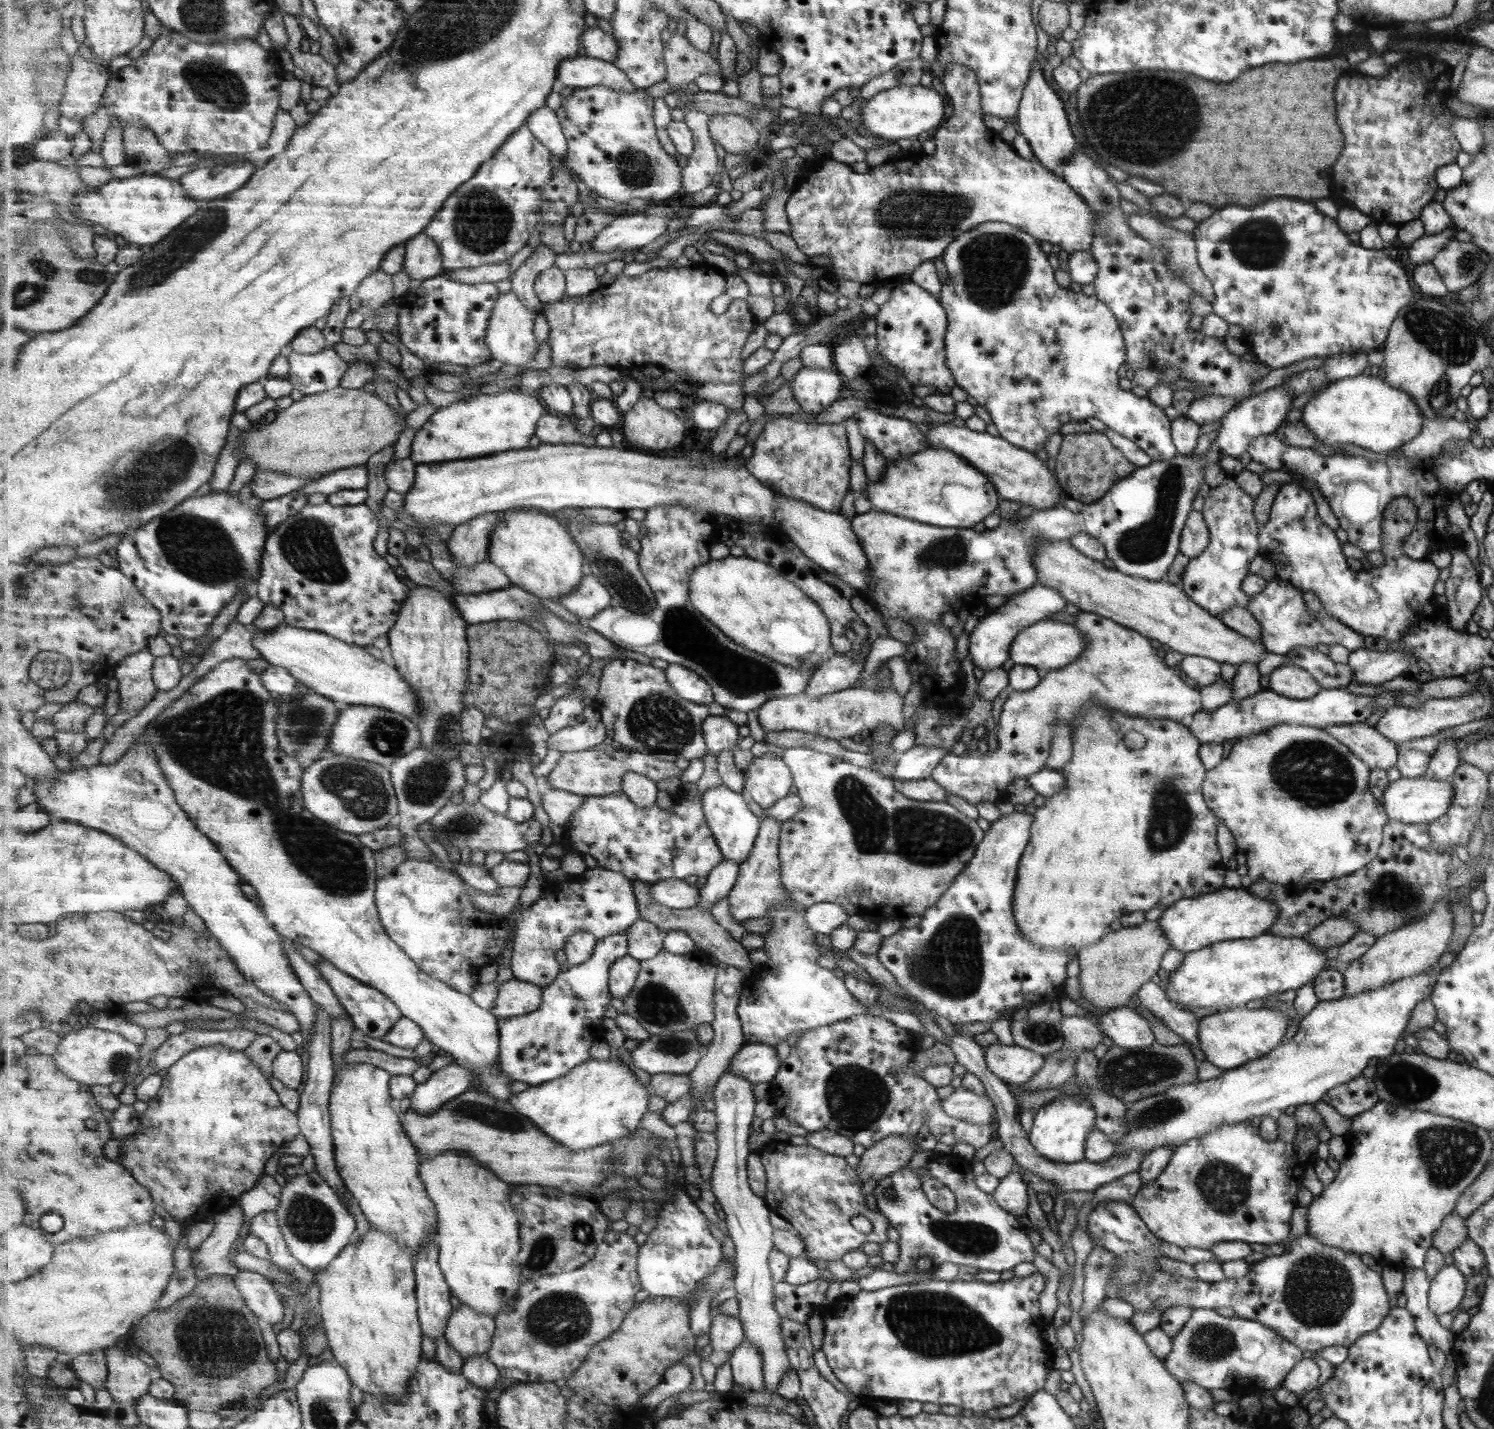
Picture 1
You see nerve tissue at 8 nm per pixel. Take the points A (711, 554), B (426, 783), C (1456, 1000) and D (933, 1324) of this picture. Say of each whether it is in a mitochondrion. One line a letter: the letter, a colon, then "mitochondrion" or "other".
A: other
B: mitochondrion
C: other
D: mitochondrion

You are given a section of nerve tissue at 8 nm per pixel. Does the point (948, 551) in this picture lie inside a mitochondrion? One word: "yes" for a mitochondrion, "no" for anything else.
yes

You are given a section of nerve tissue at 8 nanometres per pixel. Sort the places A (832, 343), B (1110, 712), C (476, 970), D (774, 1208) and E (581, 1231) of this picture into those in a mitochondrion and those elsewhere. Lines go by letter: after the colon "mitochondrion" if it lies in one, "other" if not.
A: other
B: other
C: other
D: other
E: mitochondrion

